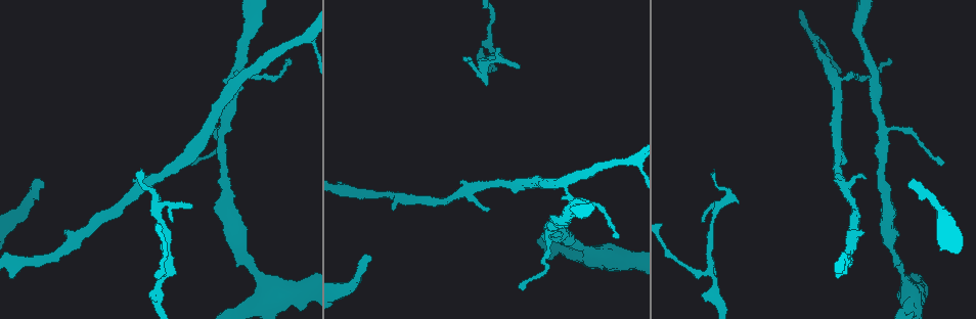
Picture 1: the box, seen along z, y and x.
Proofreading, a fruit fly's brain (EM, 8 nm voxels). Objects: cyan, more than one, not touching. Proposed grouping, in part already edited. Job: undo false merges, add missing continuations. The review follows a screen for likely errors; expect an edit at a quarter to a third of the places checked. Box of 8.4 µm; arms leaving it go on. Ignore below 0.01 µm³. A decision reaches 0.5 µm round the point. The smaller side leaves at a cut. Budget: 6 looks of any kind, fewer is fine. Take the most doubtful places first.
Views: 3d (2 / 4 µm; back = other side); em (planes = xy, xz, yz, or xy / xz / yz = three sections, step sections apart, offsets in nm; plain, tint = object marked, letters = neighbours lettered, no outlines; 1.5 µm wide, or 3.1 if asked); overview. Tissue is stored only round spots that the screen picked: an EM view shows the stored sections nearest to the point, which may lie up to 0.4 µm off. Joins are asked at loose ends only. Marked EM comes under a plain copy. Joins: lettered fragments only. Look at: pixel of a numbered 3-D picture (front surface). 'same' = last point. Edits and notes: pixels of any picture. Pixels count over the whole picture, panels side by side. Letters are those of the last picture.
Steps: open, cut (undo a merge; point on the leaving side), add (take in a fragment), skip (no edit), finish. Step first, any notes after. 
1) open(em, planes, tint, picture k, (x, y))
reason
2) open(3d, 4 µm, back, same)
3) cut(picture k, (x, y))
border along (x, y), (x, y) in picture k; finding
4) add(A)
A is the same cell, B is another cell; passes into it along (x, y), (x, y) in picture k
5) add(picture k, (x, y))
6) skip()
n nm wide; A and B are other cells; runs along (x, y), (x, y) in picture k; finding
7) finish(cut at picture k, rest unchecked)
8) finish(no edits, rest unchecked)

open(em, planes, letters, picture 1, (38, 184))
branch stops here

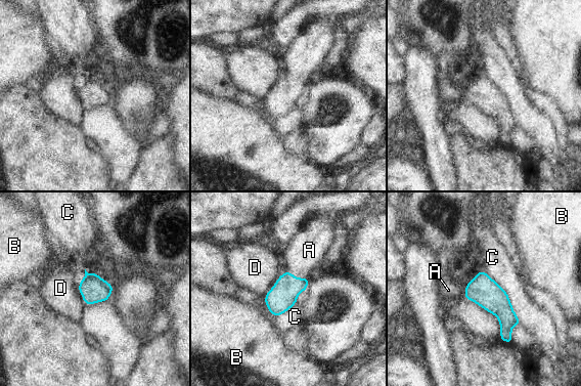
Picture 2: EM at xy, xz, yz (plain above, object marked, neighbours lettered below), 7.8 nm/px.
add(A)
C touches over 550 nm; A is the same cell, B, C and D are other cells; the neuron continues

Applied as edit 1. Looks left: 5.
open(3d, 4 µm, picture 1, (520, 287))
tapers out

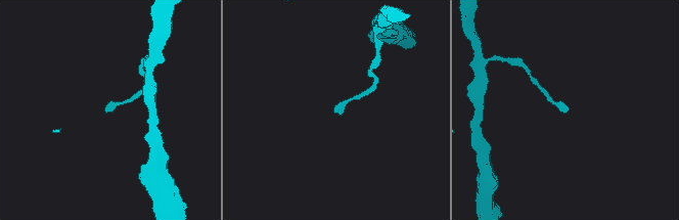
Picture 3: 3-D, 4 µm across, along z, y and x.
open(em, planes, letters, picture 3, (108, 111))
need the tissue

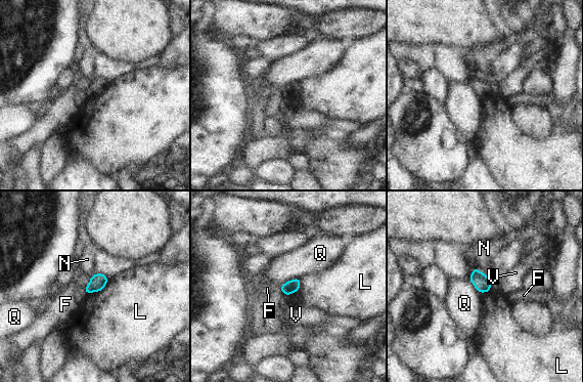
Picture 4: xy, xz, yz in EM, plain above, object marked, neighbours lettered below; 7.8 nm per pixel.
skip()
L touches over 200 nm; F, L, N, Q and V are other cells; none of them fits

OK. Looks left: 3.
open(em, planes, tint, picture 1, (164, 271))
a fork

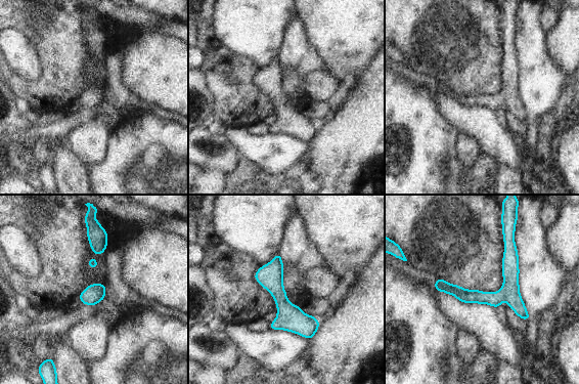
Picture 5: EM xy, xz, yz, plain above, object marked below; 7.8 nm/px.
open(em, planes, letters, same)

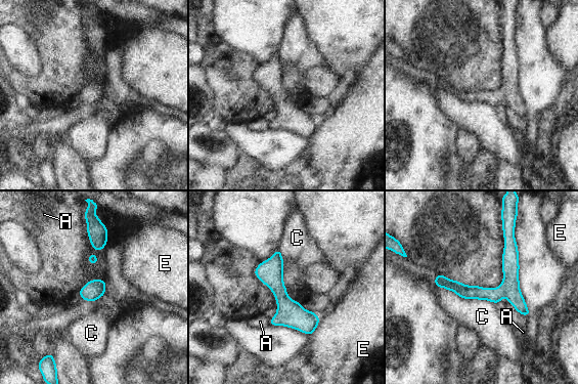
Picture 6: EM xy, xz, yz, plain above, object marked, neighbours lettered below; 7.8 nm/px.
skip()
A, C and E are other cells; border along (439, 287), (496, 304) in picture 6; all the same neuron

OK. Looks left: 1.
finish(add at picture 2, rest unchecked)

